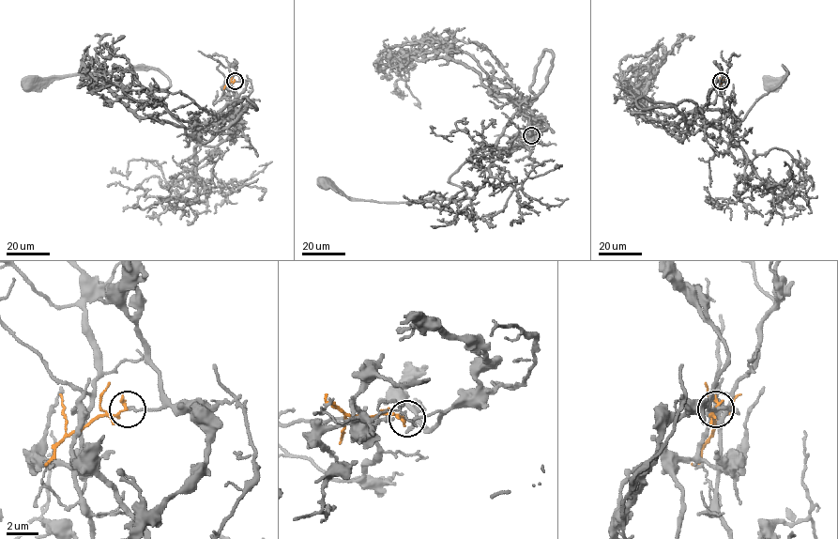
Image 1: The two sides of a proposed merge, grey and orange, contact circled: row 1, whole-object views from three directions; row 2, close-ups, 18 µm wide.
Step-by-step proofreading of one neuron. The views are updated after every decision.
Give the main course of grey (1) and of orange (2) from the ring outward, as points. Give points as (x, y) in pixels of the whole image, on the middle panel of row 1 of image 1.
1: (531, 135), (548, 124), (468, 159), (449, 178), (460, 201), (327, 184)
2: (531, 135), (520, 131)

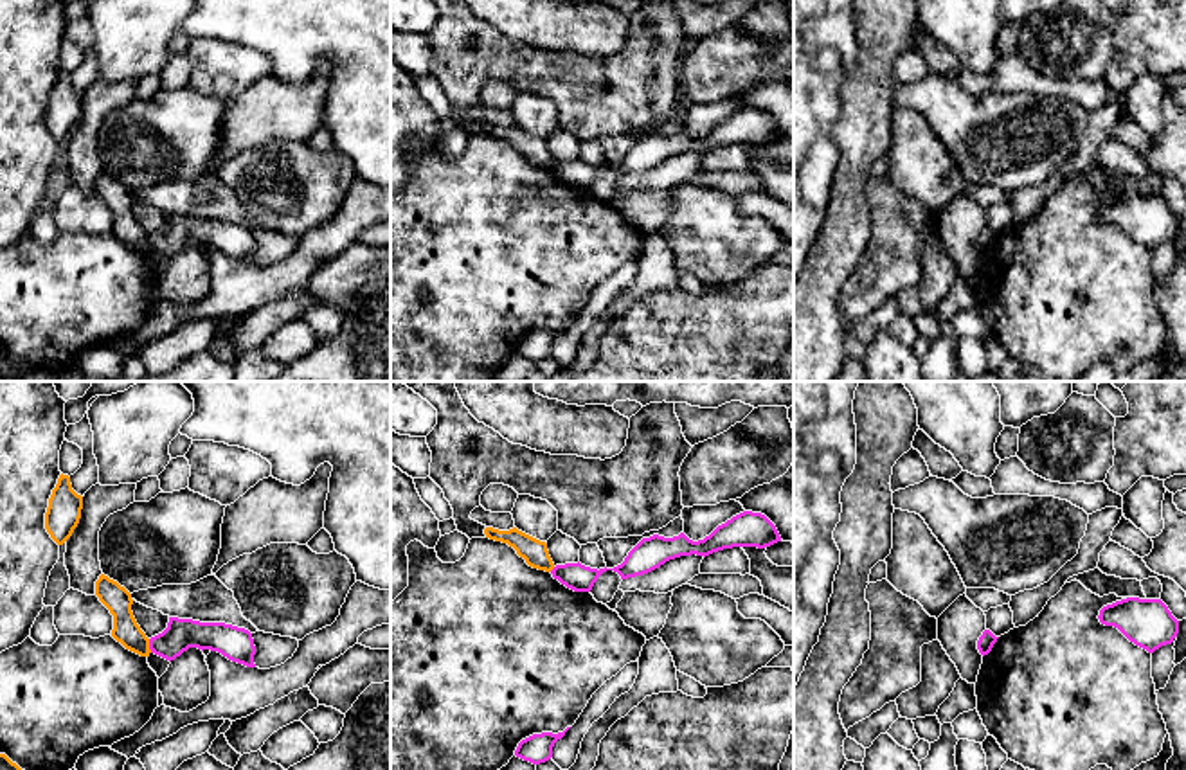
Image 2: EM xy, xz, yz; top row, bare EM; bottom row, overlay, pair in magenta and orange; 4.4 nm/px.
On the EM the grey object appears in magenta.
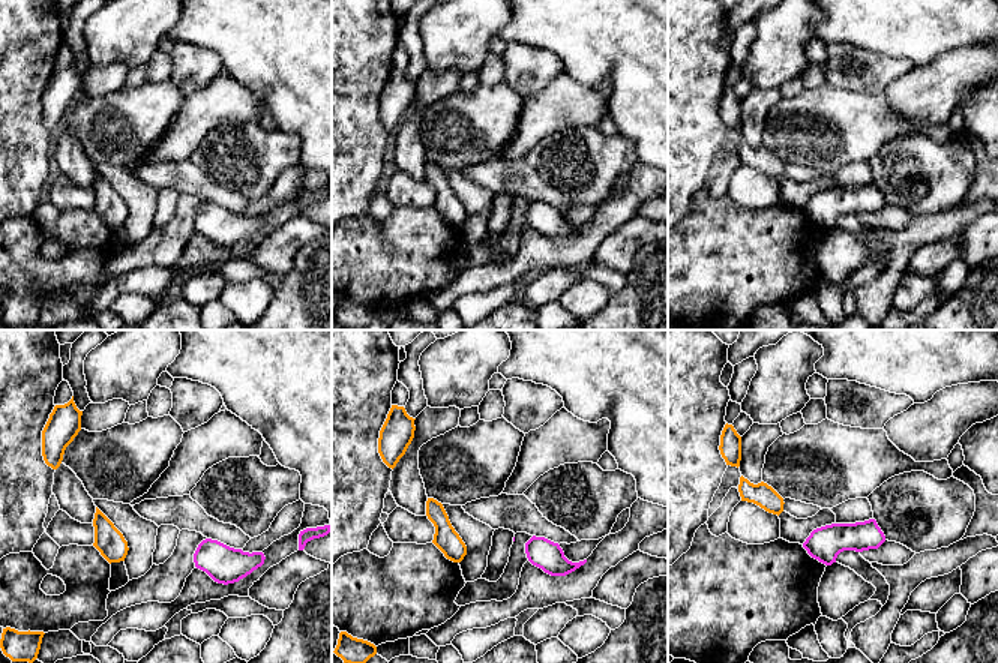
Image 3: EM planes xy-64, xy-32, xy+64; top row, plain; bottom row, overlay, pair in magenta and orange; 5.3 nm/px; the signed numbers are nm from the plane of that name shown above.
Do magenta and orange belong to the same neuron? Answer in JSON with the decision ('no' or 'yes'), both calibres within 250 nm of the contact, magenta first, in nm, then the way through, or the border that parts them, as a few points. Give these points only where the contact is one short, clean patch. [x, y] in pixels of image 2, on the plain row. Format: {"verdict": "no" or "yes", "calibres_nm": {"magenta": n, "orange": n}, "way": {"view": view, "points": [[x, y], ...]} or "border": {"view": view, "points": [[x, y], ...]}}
{"verdict": "no", "calibres_nm": {"magenta": 140, "orange": 120}, "border": {"view": "xy", "points": [[148, 236], [152, 249]]}}

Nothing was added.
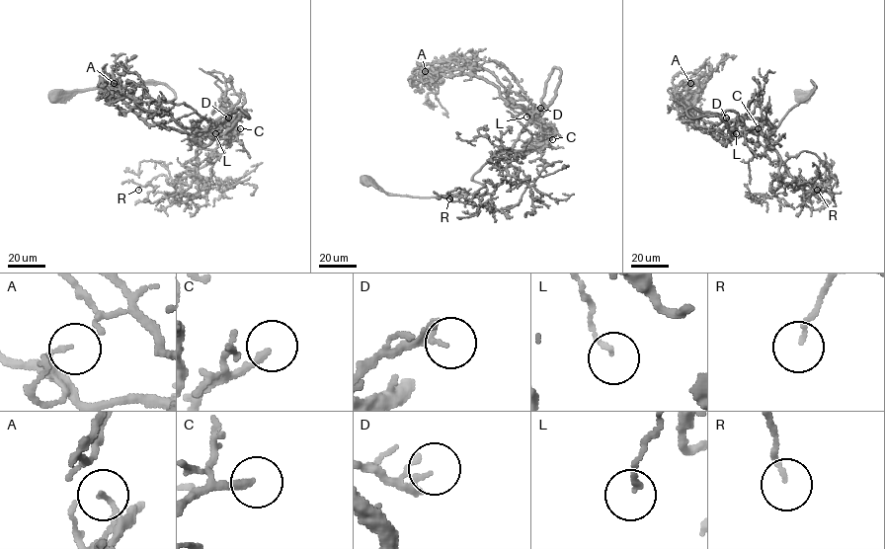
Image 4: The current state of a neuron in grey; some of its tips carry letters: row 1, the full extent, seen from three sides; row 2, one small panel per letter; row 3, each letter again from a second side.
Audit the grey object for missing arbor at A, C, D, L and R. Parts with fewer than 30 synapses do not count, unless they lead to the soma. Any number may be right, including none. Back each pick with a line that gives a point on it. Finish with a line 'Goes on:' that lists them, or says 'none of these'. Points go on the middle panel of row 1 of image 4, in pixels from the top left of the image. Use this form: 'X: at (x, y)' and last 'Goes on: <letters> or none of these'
D: at (540, 108)
Goes on: D

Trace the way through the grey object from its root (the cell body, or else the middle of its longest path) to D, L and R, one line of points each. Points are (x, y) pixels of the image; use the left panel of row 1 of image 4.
D: (56, 96), (163, 84), (175, 99), (161, 105), (190, 134), (205, 135), (233, 118), (223, 120), (228, 117)
L: (56, 96), (163, 84), (175, 99), (161, 105), (190, 134), (205, 135), (233, 118), (218, 124), (215, 133)
R: (56, 96), (141, 84), (173, 92), (161, 105), (198, 137), (195, 178), (171, 194), (148, 184), (138, 190)

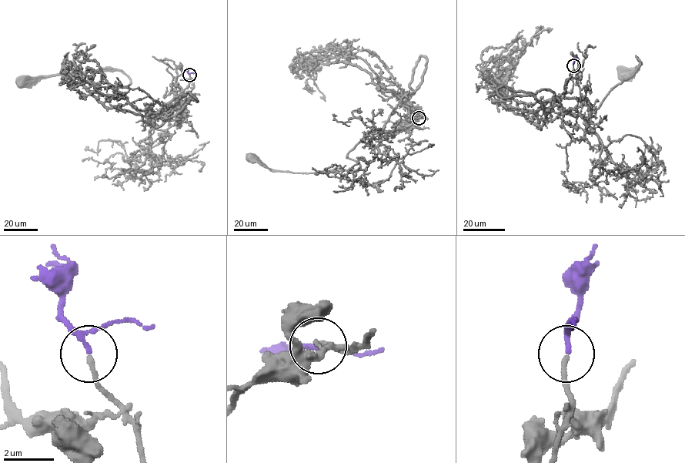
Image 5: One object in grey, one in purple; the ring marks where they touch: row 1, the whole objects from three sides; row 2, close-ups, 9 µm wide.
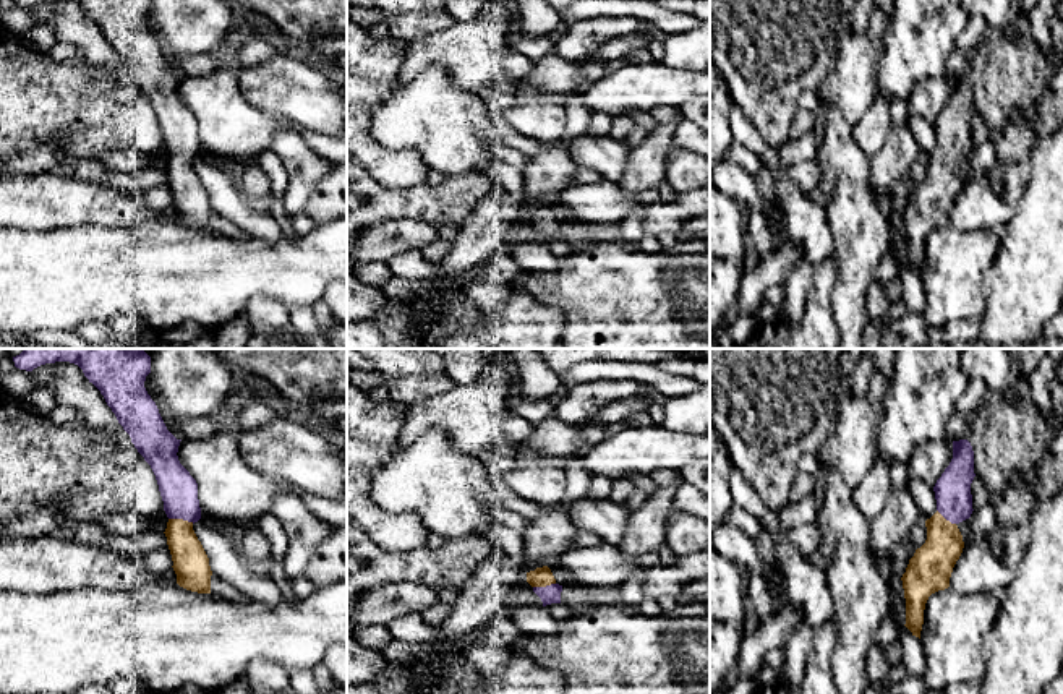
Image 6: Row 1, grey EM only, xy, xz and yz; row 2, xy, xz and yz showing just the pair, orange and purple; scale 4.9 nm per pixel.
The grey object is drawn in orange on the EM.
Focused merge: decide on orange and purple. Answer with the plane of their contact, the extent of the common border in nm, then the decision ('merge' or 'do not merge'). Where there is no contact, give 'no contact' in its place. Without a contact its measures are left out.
meets orange in xy; contact 130 nm long; merge

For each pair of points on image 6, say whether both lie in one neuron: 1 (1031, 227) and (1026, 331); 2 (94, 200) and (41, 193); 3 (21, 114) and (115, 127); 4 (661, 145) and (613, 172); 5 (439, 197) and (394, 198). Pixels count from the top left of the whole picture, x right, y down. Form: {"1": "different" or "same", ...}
{"1": "same", "2": "same", "3": "same", "4": "different", "5": "same"}

